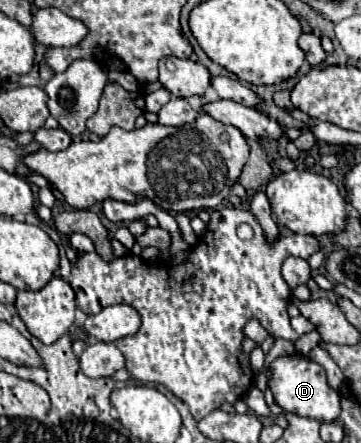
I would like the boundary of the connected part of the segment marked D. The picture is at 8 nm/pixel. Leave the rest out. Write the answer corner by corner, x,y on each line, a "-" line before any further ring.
291,354
291,356
279,356
277,360
271,362
269,366
271,378
269,378
269,388
275,396
275,402
305,418
313,418
319,422
333,422
341,414
341,394
333,386
329,386
325,370
321,364
309,360
303,354

